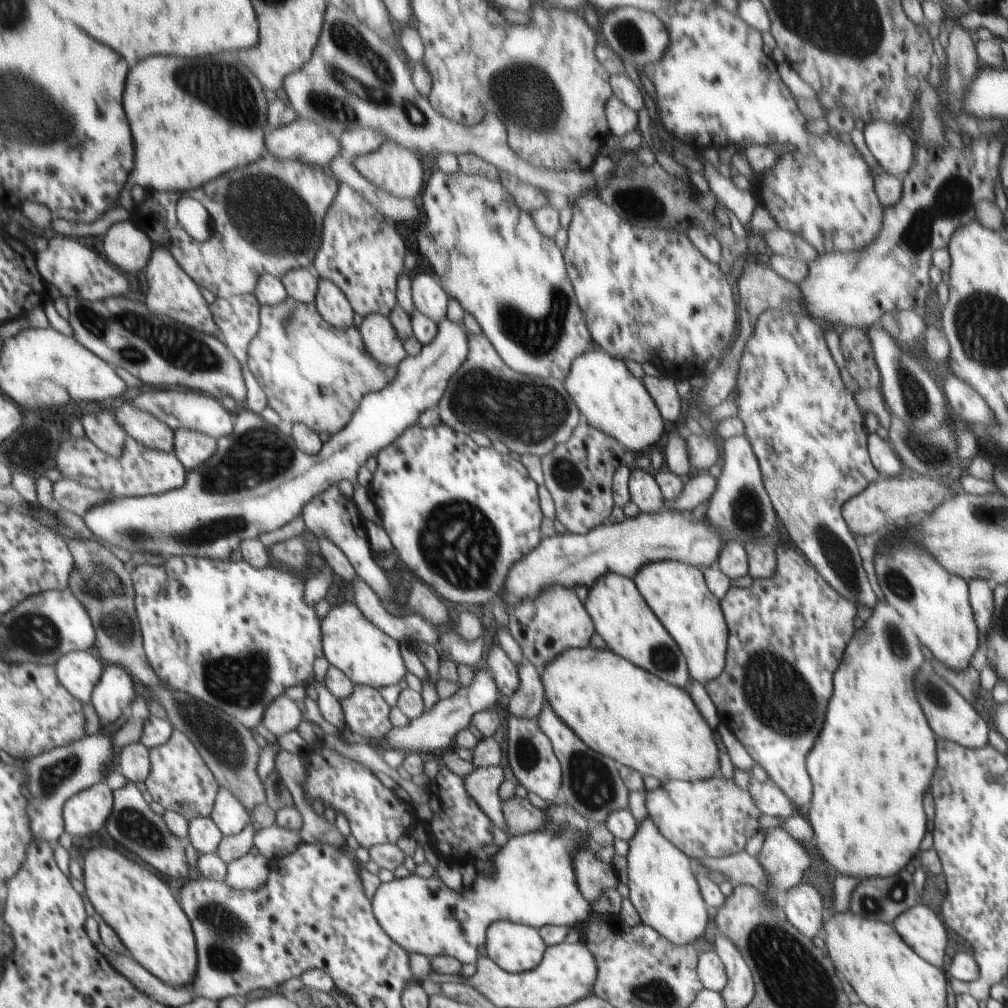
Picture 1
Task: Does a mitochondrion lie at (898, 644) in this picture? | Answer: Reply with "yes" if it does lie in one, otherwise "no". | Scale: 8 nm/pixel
yes

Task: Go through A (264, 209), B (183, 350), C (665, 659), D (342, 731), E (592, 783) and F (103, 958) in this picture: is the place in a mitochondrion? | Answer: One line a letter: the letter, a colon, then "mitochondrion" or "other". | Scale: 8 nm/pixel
A: mitochondrion
B: mitochondrion
C: mitochondrion
D: other
E: mitochondrion
F: other

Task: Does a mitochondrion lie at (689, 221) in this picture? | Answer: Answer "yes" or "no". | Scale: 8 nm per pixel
no

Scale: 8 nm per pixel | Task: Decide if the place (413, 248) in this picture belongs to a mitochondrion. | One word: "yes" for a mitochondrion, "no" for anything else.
no

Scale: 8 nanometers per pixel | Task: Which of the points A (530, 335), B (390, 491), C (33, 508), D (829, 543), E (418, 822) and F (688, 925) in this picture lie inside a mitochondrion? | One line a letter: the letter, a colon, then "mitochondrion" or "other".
A: mitochondrion
B: other
C: other
D: mitochondrion
E: other
F: other

